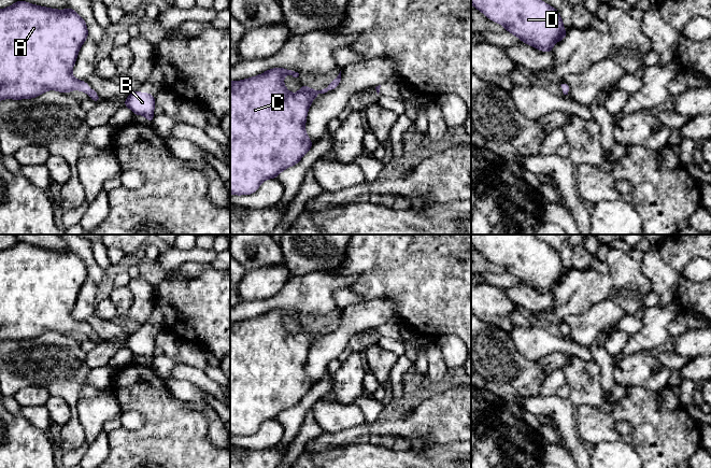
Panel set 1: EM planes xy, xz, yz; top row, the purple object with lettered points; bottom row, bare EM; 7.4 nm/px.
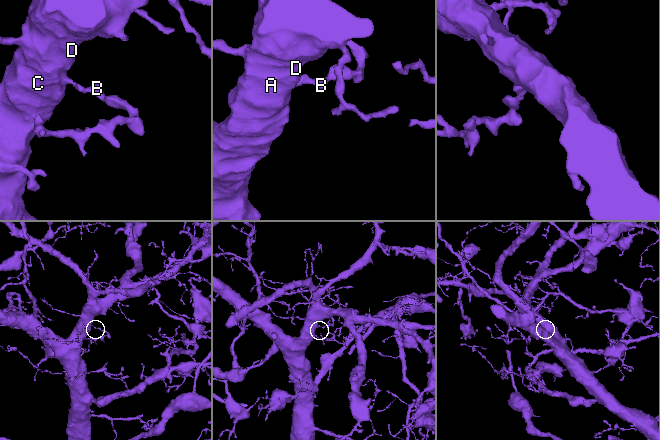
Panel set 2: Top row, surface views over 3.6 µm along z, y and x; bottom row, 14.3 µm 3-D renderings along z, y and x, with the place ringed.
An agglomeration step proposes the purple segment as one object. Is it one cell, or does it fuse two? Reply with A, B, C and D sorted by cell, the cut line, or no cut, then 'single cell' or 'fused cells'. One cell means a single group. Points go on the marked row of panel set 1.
A B C D | no cut | single cell

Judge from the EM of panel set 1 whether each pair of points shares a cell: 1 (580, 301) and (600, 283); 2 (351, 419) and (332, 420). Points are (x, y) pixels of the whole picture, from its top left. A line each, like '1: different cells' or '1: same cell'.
1: same cell
2: same cell

